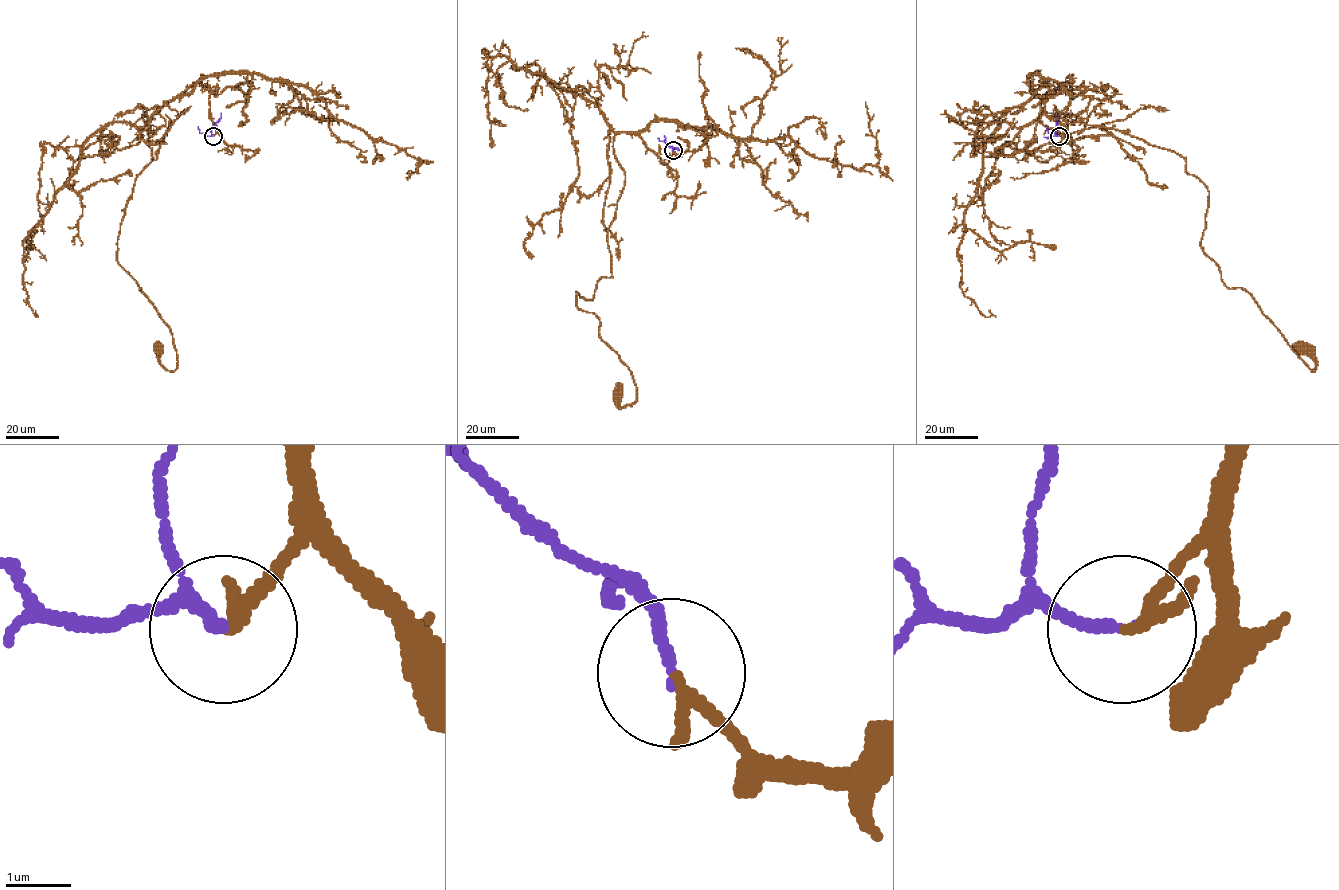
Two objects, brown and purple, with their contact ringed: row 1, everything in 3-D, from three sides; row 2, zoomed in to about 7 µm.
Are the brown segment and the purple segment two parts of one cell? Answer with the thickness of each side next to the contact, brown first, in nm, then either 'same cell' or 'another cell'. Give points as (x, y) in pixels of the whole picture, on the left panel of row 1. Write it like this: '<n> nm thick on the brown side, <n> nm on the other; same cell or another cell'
140 nm thick on the brown side, 170 nm on the other; same cell

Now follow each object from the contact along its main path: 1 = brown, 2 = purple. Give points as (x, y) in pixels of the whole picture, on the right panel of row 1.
1: (1059, 136), (1080, 92), (1063, 83), (1045, 112), (1175, 151), (1209, 192), (1203, 251), (1313, 371), (1301, 349)
2: (1059, 136), (1055, 134), (1057, 113)

